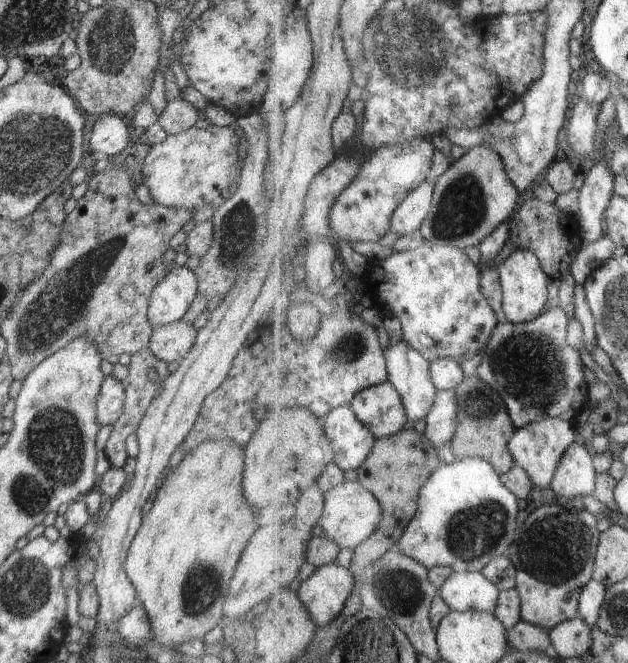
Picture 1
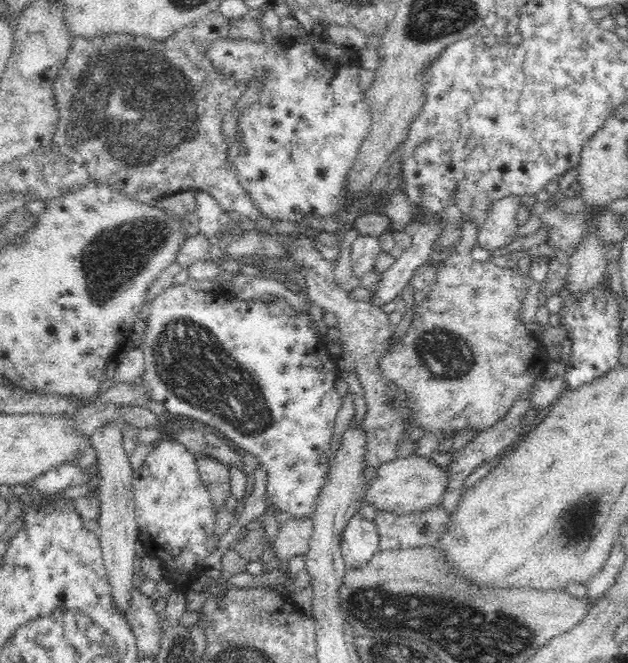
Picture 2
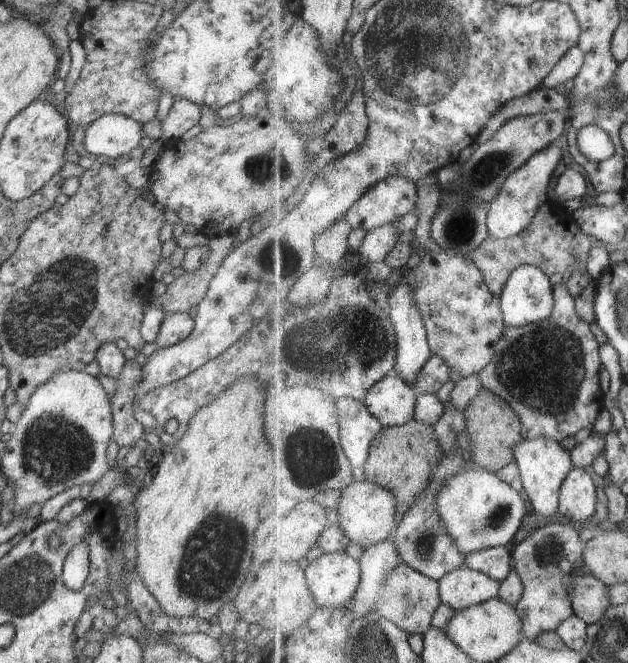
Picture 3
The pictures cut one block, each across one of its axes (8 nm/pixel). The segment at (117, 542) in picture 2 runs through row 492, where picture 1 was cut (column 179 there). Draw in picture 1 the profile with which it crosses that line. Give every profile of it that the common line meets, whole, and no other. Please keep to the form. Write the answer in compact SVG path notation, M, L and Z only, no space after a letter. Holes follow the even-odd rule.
M177 98L167 102L157 122L168 135L177 135L194 127L196 121L201 117L203 117L201 112L192 103Z

